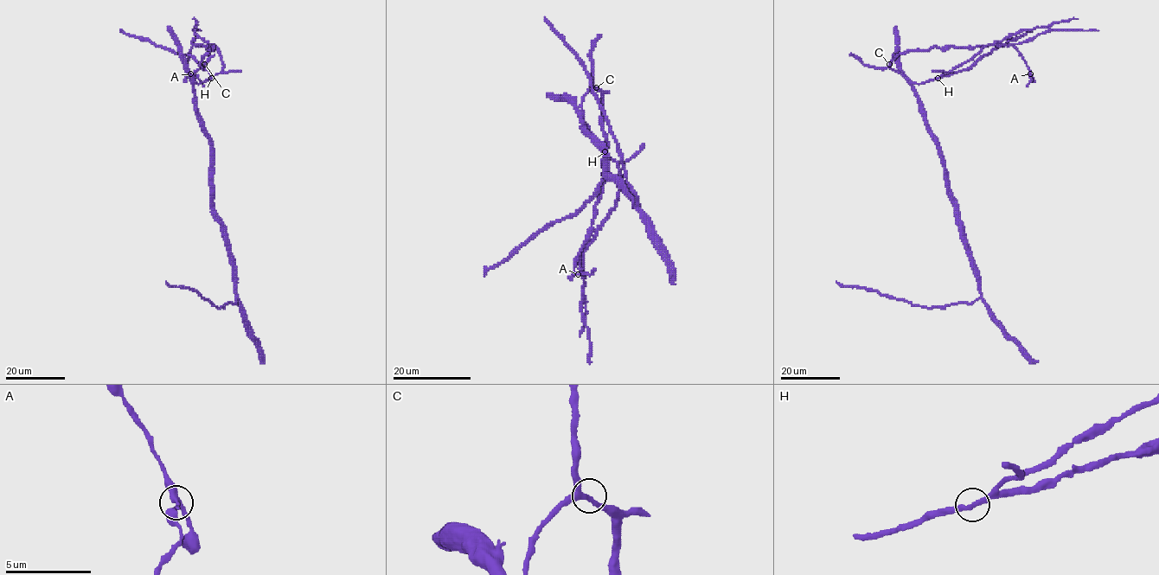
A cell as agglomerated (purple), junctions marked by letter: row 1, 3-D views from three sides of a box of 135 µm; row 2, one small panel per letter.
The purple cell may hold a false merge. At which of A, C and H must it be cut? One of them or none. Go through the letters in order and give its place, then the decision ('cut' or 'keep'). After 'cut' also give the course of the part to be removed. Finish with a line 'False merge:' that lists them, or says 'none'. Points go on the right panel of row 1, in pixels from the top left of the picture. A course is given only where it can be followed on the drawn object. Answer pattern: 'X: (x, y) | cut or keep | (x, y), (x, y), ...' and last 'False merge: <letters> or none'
A: (1030, 73) | keep
C: (889, 64) | keep
H: (938, 78) | keep
False merge: none

